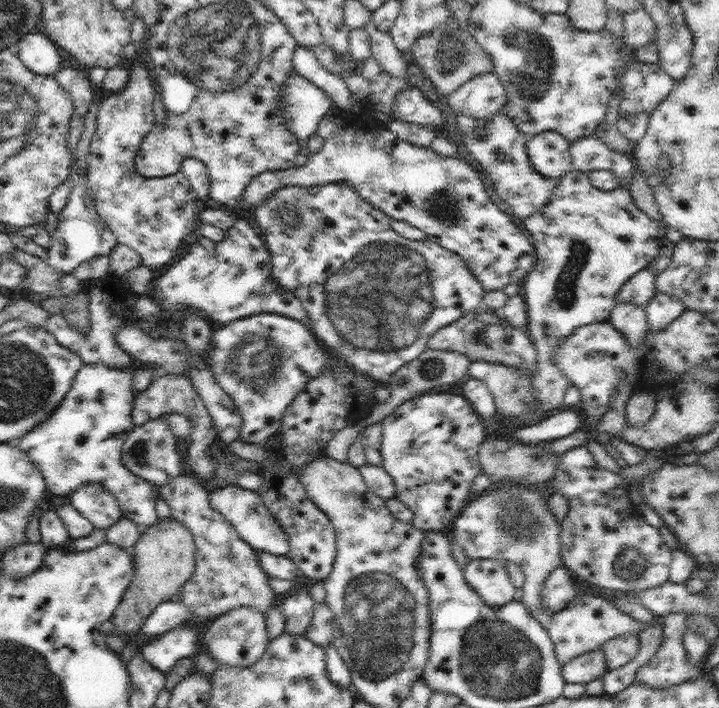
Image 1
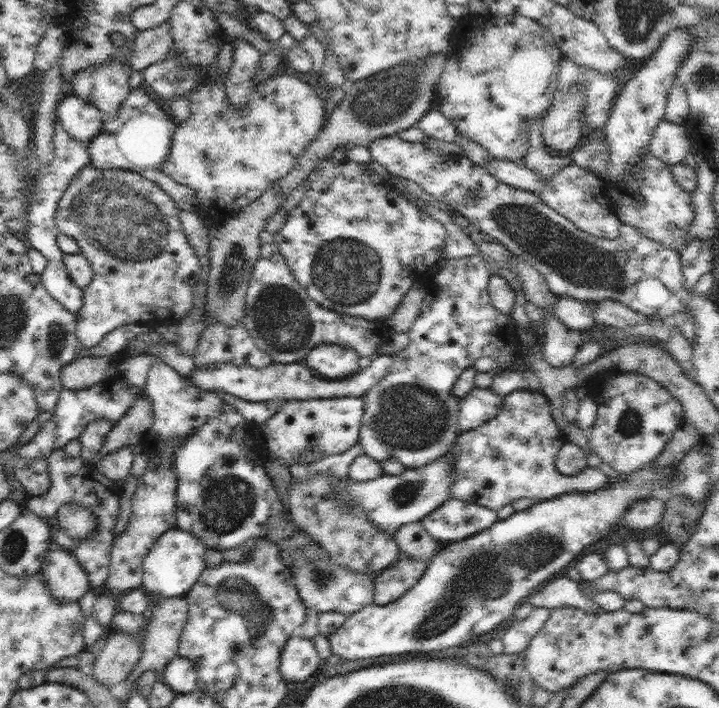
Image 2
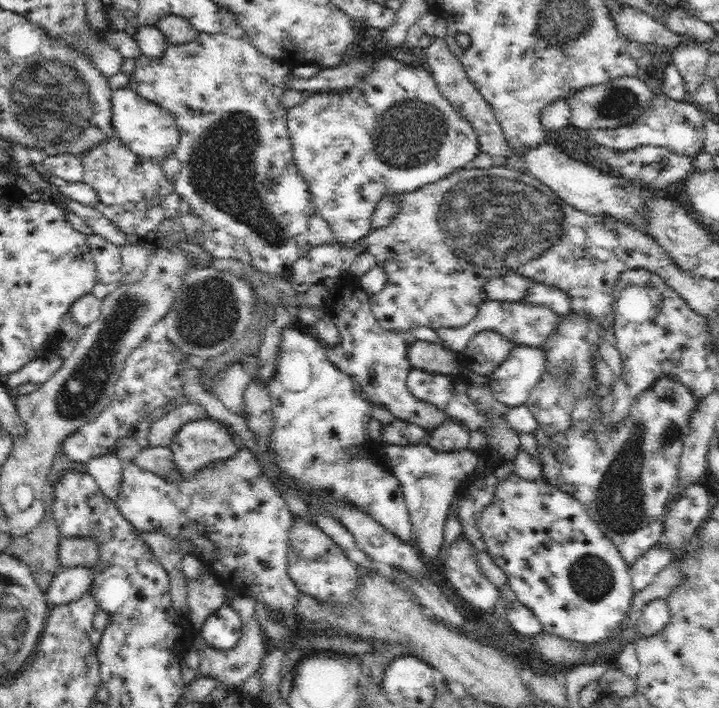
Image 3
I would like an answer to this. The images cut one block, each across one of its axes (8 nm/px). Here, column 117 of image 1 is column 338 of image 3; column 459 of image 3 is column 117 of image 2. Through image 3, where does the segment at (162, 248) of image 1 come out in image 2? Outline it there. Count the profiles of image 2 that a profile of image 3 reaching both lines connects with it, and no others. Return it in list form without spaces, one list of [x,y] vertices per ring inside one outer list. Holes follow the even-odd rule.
[[[142,87],[132,89],[114,118],[104,119],[101,132],[89,143],[89,162],[98,170],[128,170],[150,175],[158,172],[170,154],[177,122]]]

